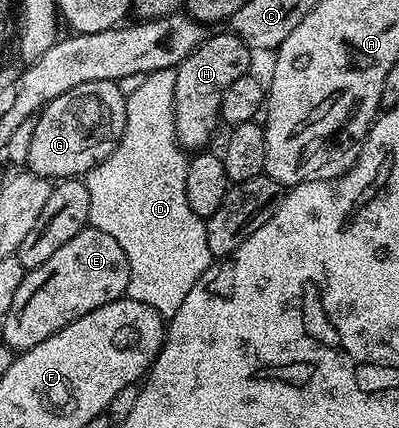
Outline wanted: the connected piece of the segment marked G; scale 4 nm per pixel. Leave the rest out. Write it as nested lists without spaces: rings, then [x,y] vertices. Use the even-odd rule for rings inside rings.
[[[116,81],[81,82],[81,86],[73,86],[73,90],[43,105],[36,119],[36,129],[33,130],[26,167],[34,176],[43,176],[52,182],[82,177],[105,158],[109,158],[109,154],[113,154],[125,130],[126,121],[127,96],[120,90]]]

